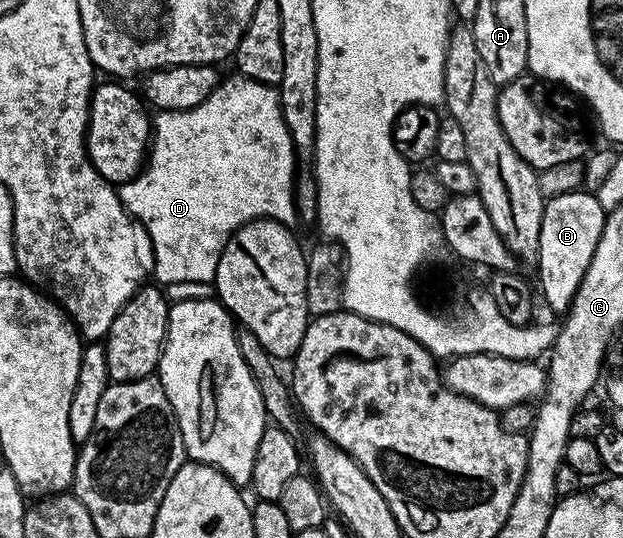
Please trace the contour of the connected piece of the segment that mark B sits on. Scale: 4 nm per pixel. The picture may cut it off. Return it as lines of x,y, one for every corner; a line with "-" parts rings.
586,190
562,192
544,203
541,239
538,243
539,286
546,304
558,314
566,313
571,307
581,278
592,261
593,251
603,233
606,213
598,197

